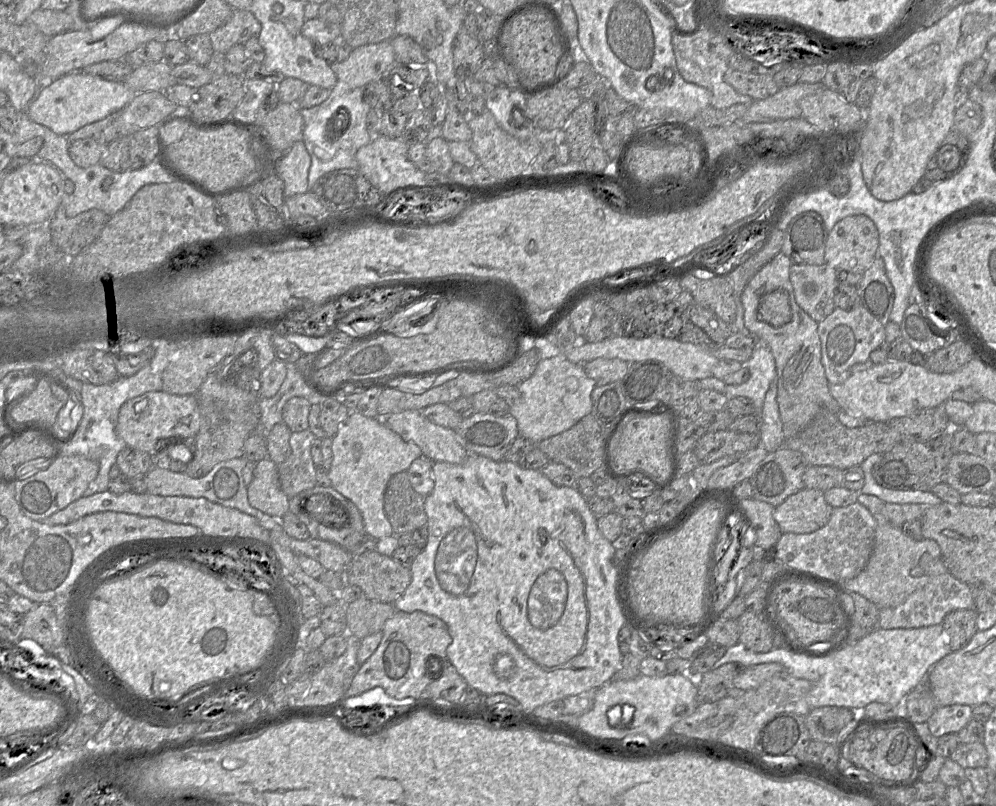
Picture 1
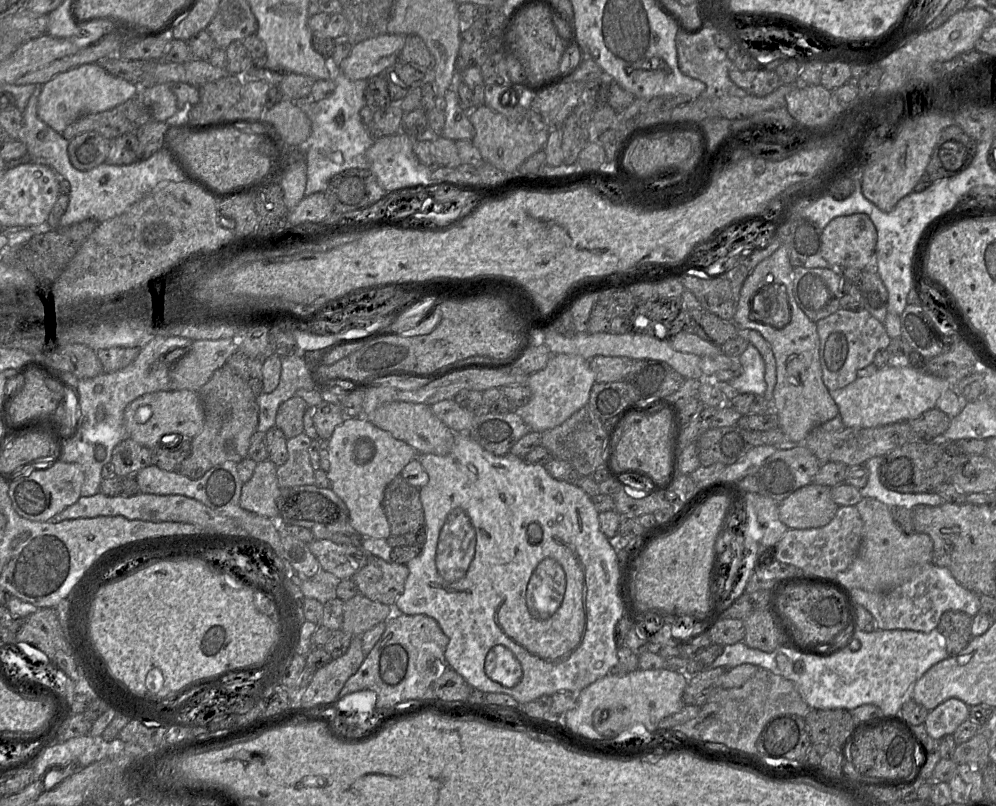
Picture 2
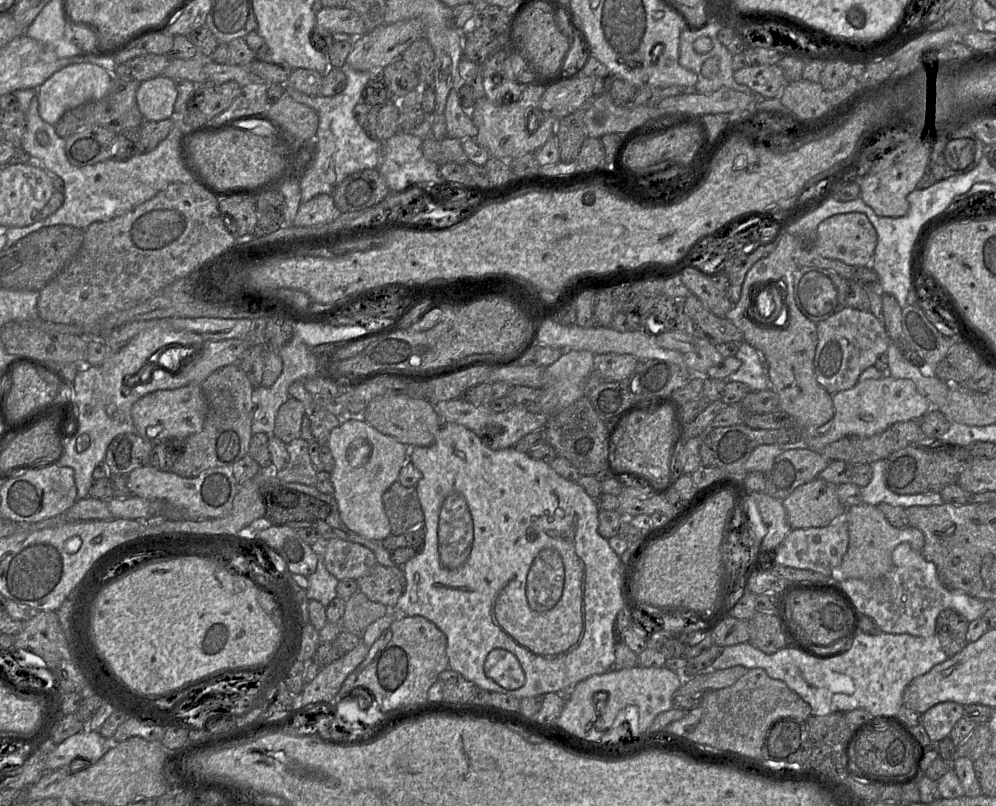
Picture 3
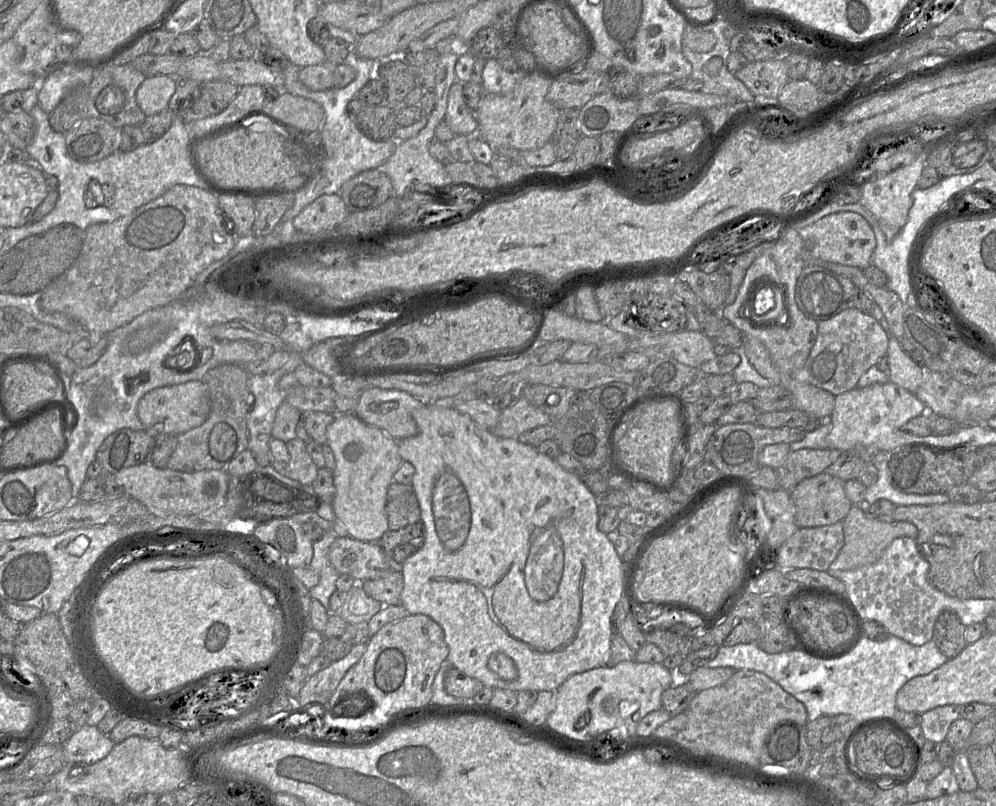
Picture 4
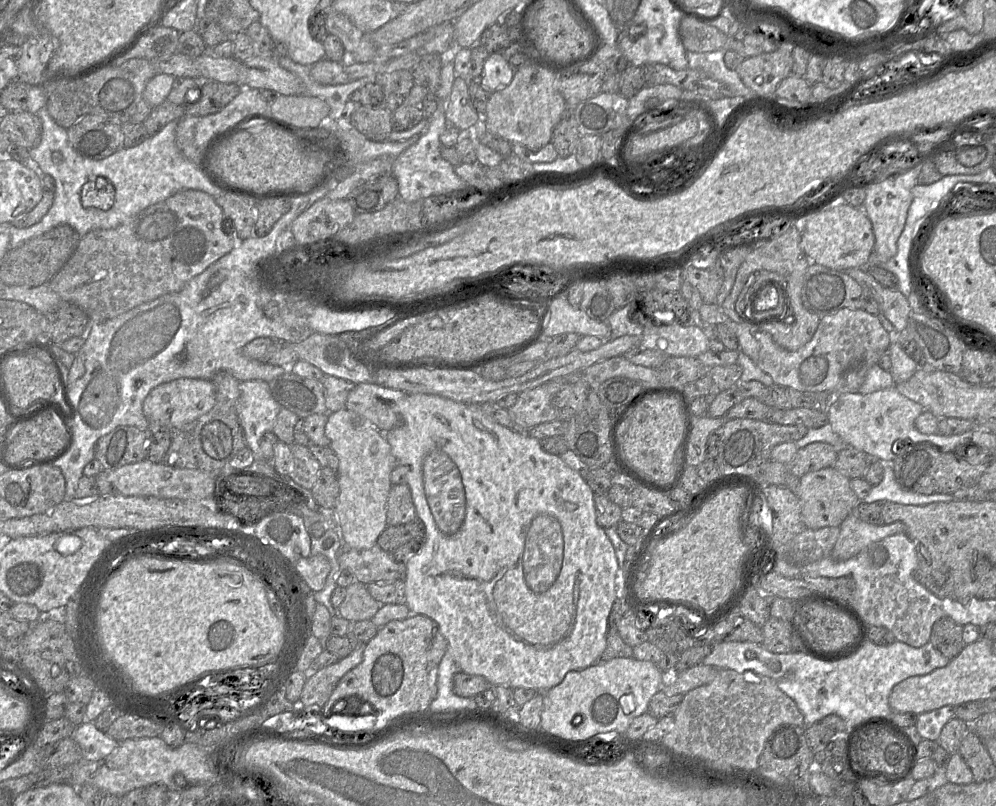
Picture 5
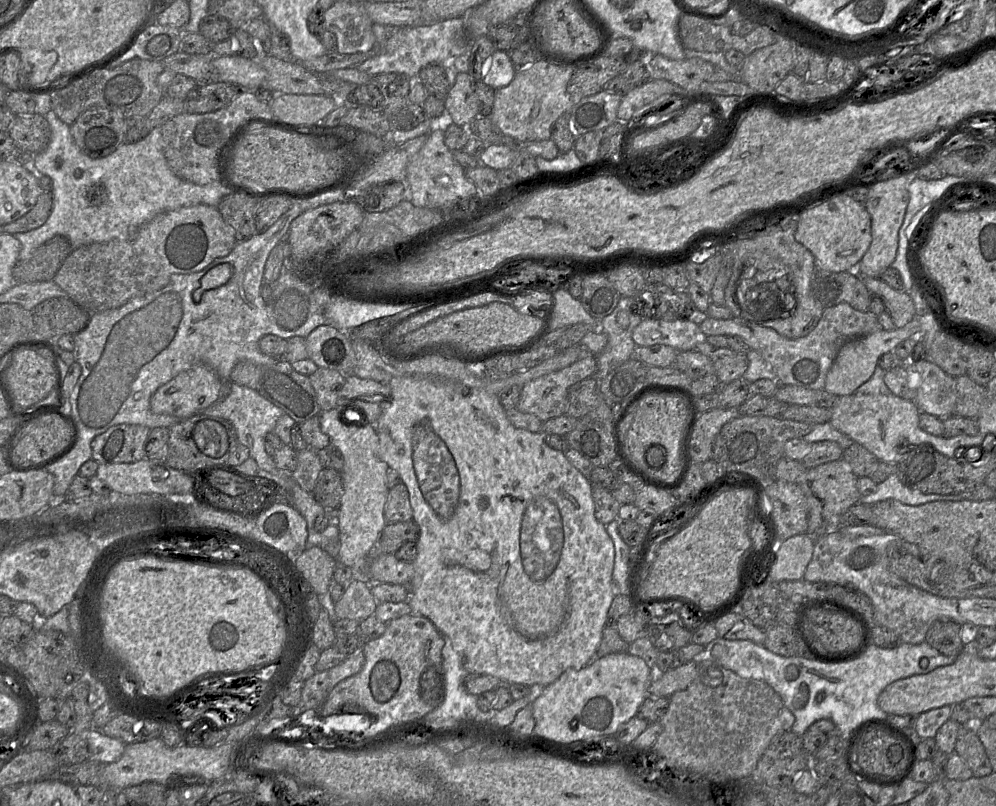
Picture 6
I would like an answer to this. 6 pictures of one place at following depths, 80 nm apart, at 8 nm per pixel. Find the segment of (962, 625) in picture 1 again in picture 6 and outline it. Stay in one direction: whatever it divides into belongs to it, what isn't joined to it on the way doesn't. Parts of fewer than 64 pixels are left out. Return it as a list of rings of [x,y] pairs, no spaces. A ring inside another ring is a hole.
[[[939,619],[927,631],[925,641],[943,655],[958,656],[966,647],[961,640],[962,624]]]

